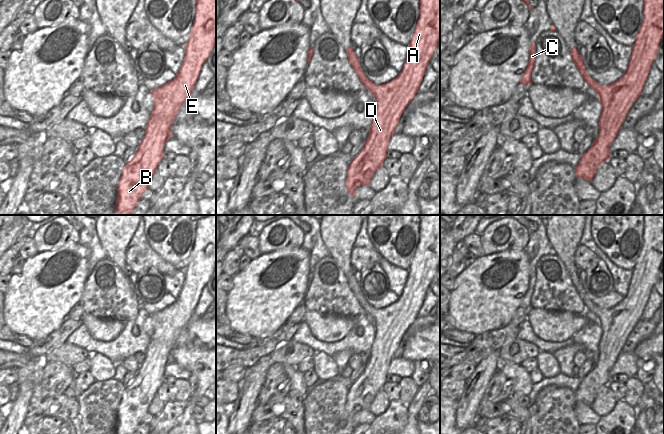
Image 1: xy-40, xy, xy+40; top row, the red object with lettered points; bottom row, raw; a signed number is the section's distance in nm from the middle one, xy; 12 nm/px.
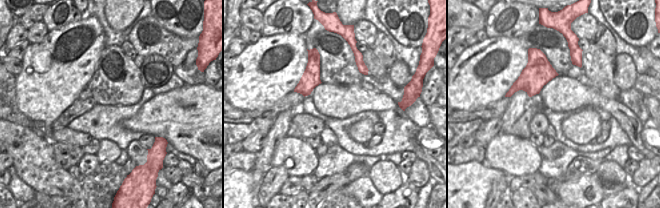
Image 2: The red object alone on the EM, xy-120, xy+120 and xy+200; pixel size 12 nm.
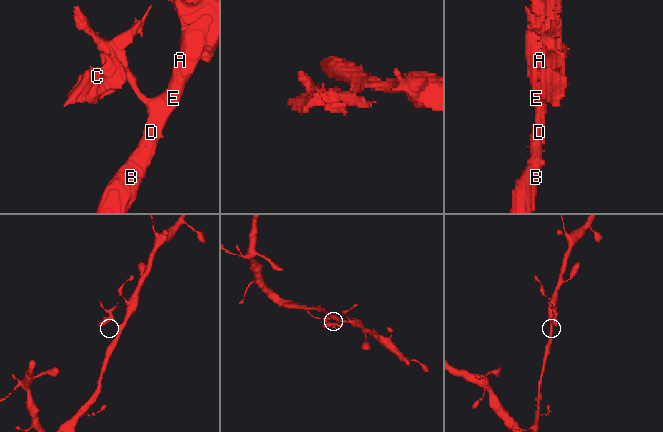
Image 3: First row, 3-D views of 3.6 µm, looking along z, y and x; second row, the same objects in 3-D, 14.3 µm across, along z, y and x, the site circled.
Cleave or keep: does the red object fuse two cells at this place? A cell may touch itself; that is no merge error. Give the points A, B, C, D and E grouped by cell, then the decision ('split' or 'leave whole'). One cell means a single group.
groups A B D E / C; split

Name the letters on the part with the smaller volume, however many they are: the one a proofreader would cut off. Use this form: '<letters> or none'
C

